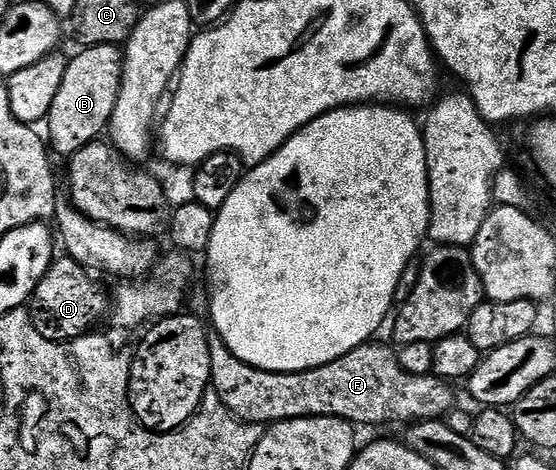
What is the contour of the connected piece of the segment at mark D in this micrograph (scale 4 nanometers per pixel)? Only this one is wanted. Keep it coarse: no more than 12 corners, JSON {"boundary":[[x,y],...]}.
{"boundary":[[59,256],[32,298],[49,341],[74,341],[112,309],[85,265]]}

